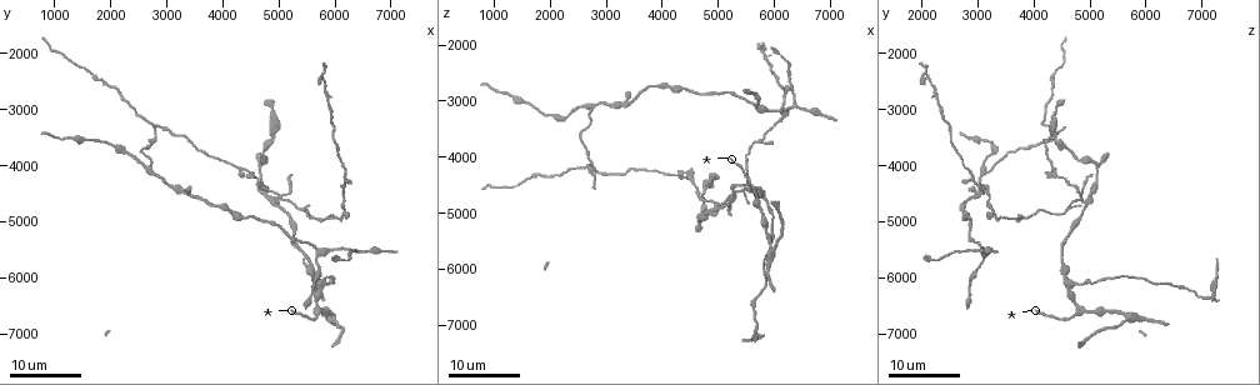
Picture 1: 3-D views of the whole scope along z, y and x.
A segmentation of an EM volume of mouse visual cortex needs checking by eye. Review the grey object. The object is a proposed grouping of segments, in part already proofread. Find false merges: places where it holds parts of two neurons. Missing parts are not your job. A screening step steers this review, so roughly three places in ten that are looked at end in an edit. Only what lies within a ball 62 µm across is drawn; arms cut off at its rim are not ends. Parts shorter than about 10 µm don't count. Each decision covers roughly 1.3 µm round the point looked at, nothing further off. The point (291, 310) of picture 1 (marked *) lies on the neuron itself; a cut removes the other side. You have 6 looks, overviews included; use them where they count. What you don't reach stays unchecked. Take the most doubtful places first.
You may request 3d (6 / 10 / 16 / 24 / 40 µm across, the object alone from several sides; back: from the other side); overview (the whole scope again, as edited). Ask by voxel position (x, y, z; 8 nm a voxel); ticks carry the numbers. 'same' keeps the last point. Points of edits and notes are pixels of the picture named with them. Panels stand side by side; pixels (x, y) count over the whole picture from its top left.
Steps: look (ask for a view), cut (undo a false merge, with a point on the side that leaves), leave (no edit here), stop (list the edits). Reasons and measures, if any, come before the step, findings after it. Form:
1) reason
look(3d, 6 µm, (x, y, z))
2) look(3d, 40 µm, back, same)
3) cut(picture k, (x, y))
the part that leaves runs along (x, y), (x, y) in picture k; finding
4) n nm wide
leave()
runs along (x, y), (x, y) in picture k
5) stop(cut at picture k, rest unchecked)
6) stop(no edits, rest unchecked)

three arms meet
look(3d, 24 µm, (2700, 4100, 3050))

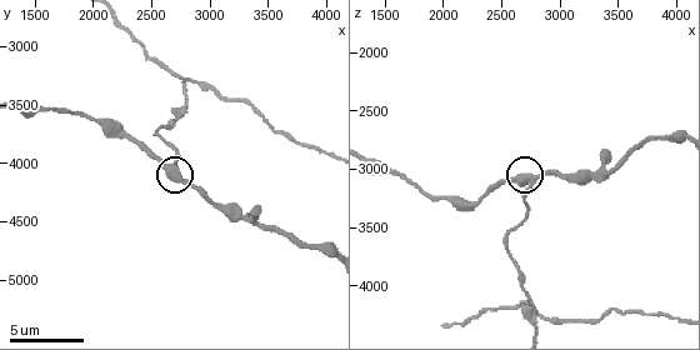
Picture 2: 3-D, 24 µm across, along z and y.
look(3d, 6 µm, (2740, 4100, 3060))

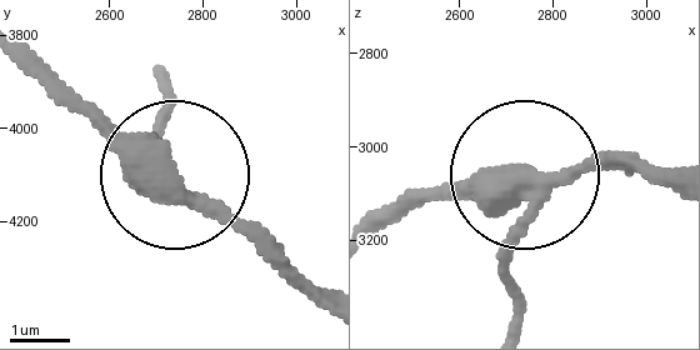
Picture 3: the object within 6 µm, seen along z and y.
390 nm wide
leave()
continuous, no second neuron

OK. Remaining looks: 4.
two arms at a narrow angle
look(3d, 16 µm, (4900, 4650, 4900))

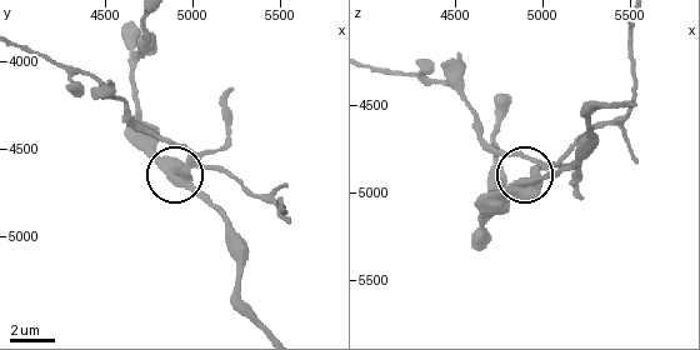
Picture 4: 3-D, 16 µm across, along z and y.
closer look
look(3d, 6 µm, (4960, 4640, 4900))

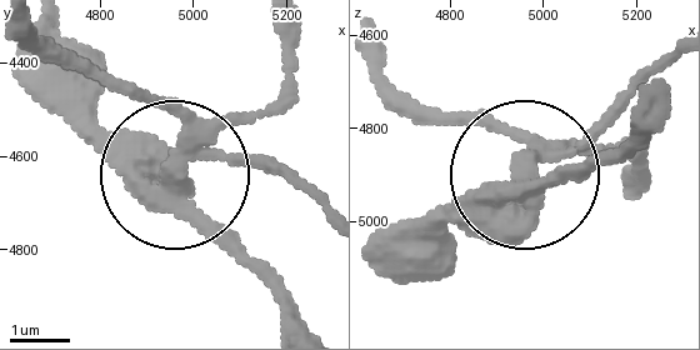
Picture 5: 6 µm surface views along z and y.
370 nm wide
cut(picture 5, (185, 128))
the part that leaves runs along (491, 196), (526, 141), (426, 113), (376, 38) in picture 5; two neurons meet here

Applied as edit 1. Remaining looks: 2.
look(3d, 24 µm, (5750, 6100, 4750))

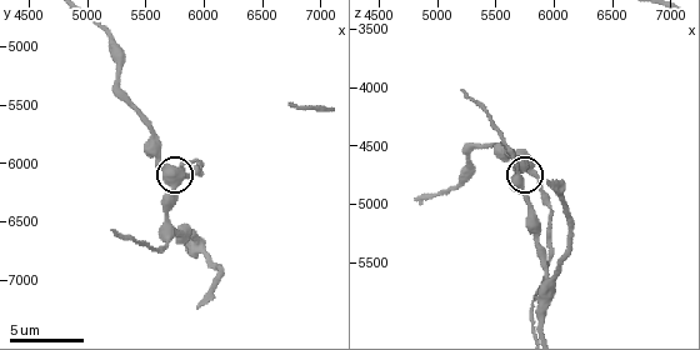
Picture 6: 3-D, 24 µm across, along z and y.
zoom in
look(3d, 10 µm, same)

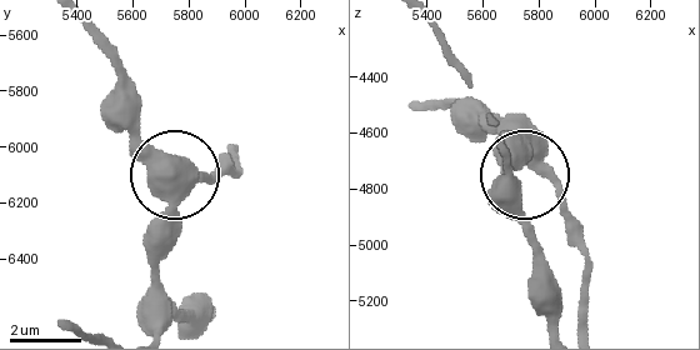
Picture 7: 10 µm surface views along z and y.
cut(picture 7, (210, 173))
the part that leaves runs along (540, 164), (585, 269), (585, 323) in picture 7; a second neuron is stuck on

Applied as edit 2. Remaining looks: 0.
stop(cut at picture 5, cut at picture 7, rest unchecked)

